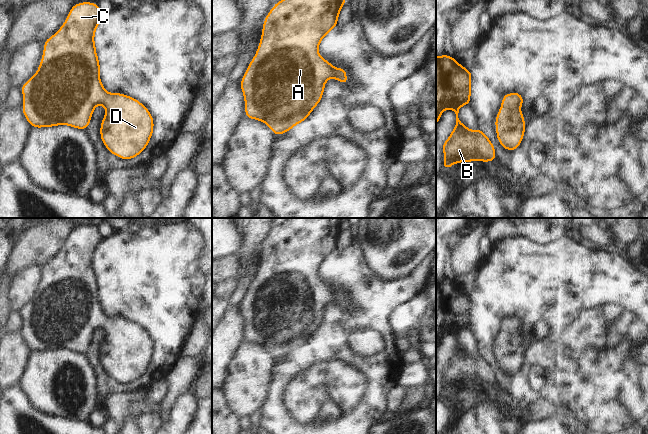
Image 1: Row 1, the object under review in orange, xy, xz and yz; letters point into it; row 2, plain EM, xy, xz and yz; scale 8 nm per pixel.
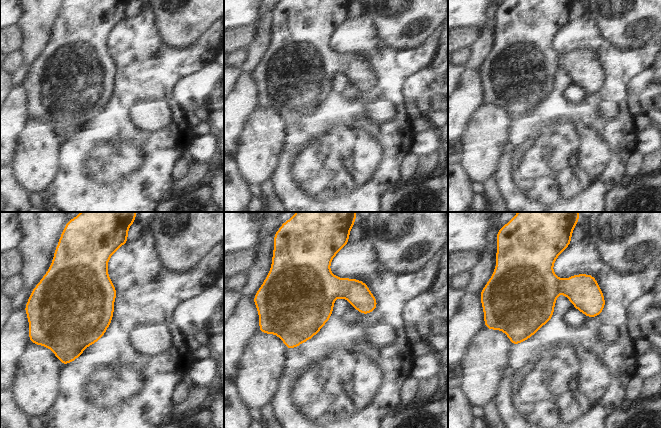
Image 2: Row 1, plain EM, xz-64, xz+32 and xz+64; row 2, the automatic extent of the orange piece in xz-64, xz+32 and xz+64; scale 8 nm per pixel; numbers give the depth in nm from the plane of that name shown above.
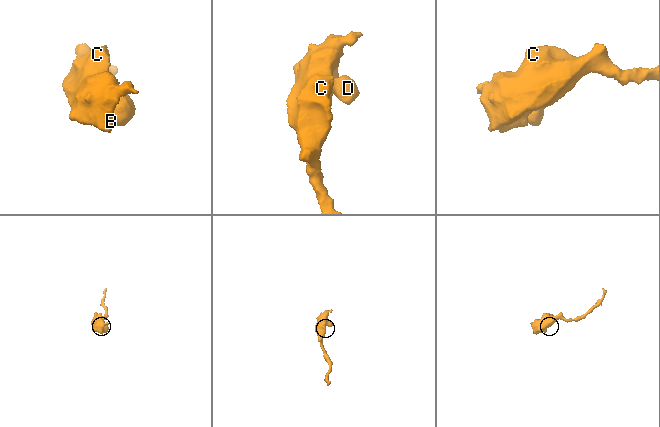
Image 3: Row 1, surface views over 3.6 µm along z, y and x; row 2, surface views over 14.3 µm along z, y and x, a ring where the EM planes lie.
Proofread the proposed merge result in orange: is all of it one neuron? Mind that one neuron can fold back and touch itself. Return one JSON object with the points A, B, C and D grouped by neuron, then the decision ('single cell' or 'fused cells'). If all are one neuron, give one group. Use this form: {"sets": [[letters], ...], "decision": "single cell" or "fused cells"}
{"sets": [["A", "B", "C", "D"]], "decision": "single cell"}

